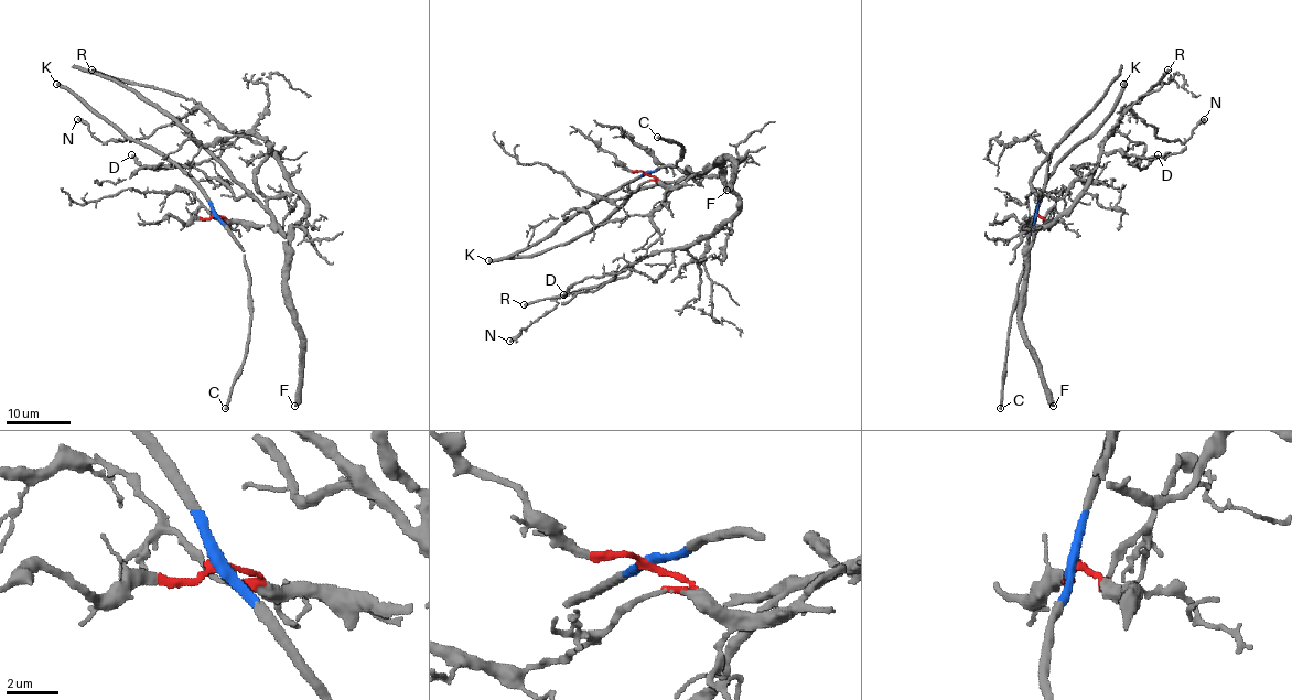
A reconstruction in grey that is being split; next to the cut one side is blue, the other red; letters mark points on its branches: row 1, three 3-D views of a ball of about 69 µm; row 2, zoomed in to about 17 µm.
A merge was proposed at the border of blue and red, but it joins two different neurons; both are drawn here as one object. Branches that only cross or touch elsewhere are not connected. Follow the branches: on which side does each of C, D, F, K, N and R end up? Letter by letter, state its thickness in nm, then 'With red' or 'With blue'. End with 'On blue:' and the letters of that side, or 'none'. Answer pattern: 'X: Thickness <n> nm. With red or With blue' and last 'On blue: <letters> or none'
C: Thickness 300 nm. With blue
D: Thickness 240 nm. With red
F: Thickness 480 nm. With red
K: Thickness 400 nm. With blue
N: Thickness 260 nm. With red
R: Thickness 280 nm. With red
On blue: C, K

